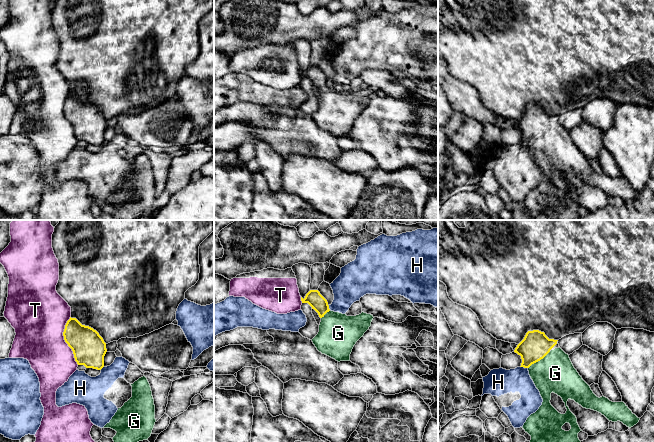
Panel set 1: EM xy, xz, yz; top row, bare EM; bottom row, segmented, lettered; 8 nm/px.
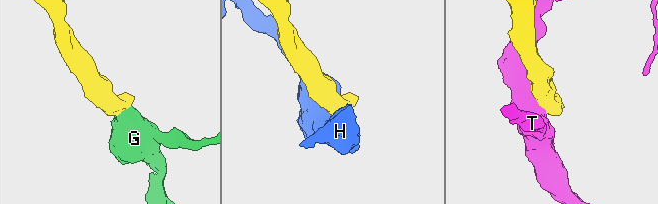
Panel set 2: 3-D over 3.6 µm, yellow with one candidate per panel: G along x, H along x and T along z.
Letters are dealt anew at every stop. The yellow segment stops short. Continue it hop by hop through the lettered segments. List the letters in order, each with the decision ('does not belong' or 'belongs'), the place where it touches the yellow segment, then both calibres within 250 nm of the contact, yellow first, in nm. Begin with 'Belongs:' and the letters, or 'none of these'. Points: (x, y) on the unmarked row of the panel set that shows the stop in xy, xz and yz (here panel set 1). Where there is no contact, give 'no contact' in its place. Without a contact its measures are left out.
Belongs: G
G: belongs; meets yellow in yz at (539, 136); 220 nm thick on the yellow side, 300 nm on the other
H: does not belong; meets yellow in yz at (524, 143); 220 nm thick on the yellow side, 220 nm on the other
T: does not belong; meets yellow in xy at (64, 115); 260 nm thick on the yellow side, 420 nm on the other

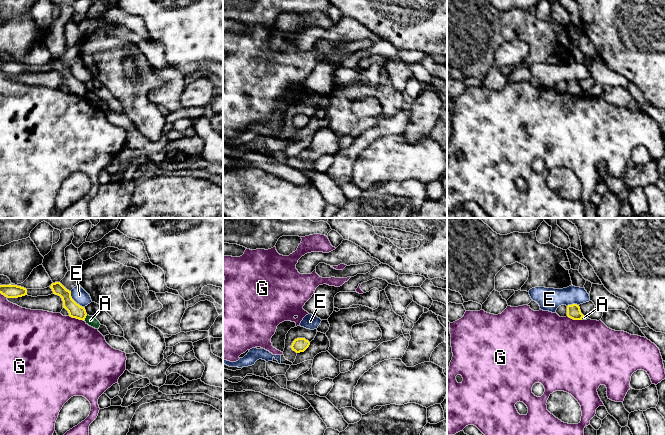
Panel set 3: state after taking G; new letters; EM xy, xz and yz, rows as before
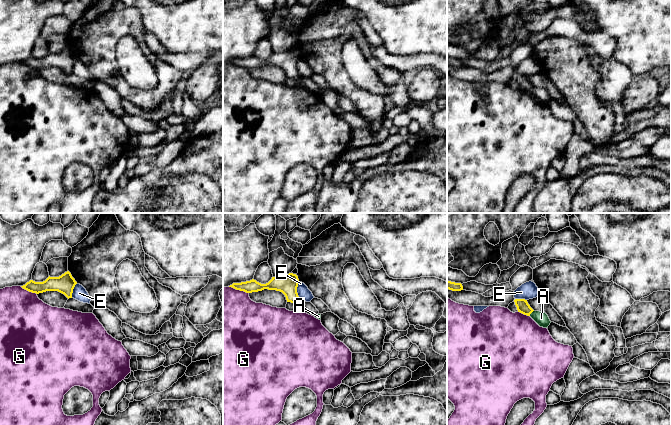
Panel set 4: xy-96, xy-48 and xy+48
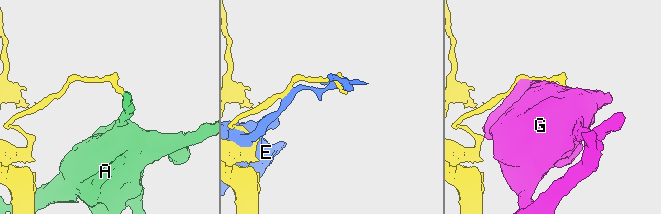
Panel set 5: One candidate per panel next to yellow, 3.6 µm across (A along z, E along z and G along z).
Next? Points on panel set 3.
Belongs: none of these
A: does not belong; meets yellow in xy at (85, 93); 110 nm thick on the yellow side, 80 nm on the other
E: does not belong; meets yellow in xy at (73, 76); 110 nm thick on the yellow side, 120 nm on the other
G: does not belong; meets yellow in xy at (76, 94); 110 nm thick on the yellow side, 500 nm on the other

